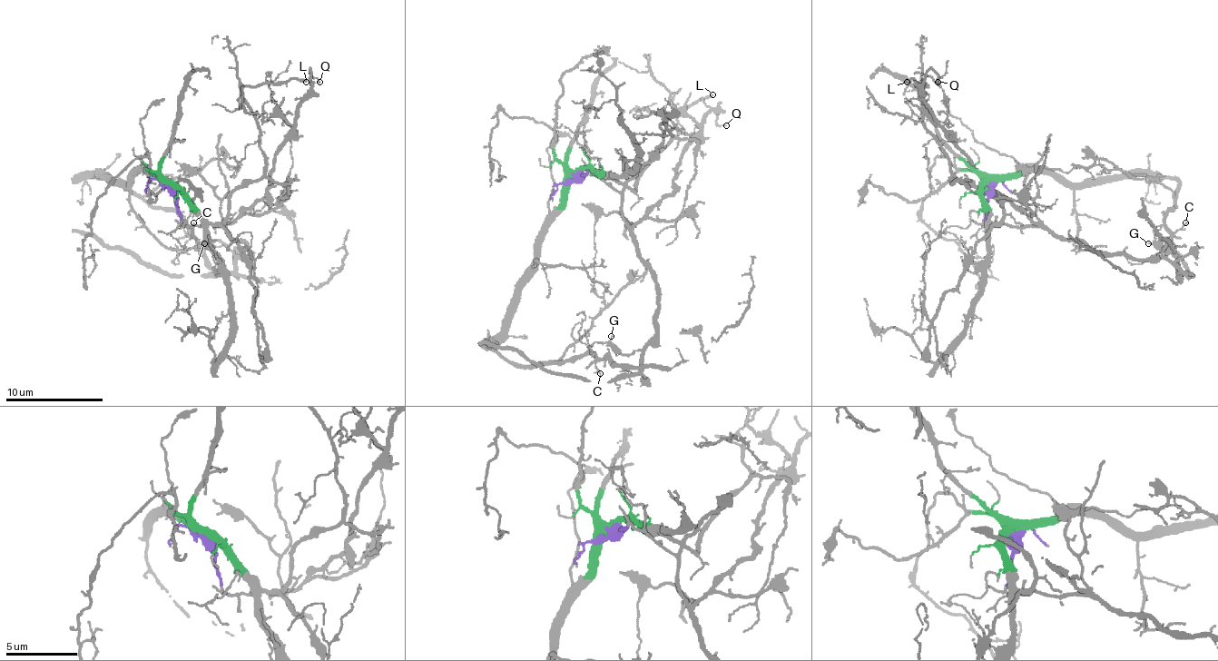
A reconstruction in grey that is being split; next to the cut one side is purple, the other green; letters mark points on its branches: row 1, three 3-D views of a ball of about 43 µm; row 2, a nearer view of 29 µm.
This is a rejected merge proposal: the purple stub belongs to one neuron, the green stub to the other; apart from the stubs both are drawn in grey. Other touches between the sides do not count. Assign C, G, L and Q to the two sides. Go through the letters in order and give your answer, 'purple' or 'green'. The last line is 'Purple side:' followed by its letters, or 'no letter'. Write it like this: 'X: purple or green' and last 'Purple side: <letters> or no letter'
C: green
G: green
L: green
Q: purple
Purple side: Q

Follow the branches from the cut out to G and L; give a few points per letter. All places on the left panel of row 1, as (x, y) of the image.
G: (168, 184), (139, 172), (129, 182), (90, 177), (117, 182), (153, 207), (166, 207), (205, 243)
L: (168, 184), (215, 224), (227, 217), (230, 197), (264, 170), (254, 112), (241, 89), (293, 79), (305, 82)

